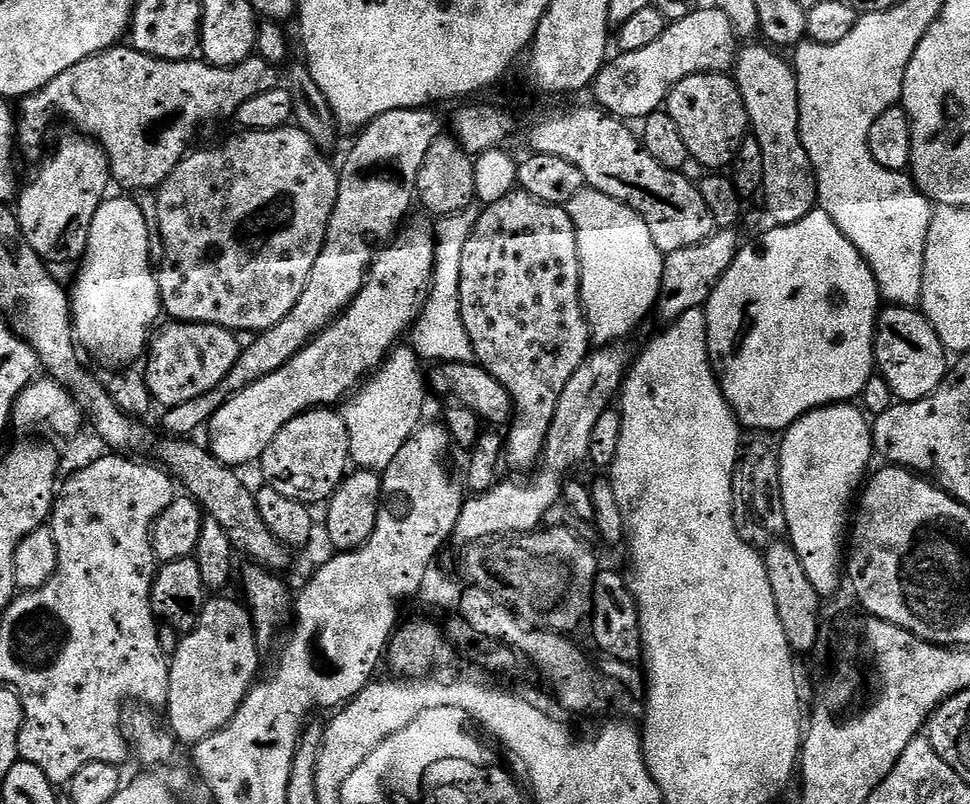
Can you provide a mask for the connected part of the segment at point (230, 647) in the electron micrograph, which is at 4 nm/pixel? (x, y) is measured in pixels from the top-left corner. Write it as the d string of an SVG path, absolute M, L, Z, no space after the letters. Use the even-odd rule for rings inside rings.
M230 598L207 599L193 628L180 638L180 644L170 658L167 723L172 735L181 745L194 746L210 734L224 728L230 718L237 713L238 706L245 700L246 694L258 678L260 645L256 640L256 630L250 611L241 601L238 602Z

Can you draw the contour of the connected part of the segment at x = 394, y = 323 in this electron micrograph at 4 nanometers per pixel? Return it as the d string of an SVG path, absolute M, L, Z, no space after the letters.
M405 227L391 243L381 247L373 255L364 288L356 295L350 307L344 309L327 328L319 332L298 354L294 354L280 370L225 399L223 406L212 415L212 419L206 425L206 444L212 455L217 456L223 464L229 464L237 470L243 469L243 464L255 465L270 446L270 442L274 442L278 430L286 426L286 422L313 408L339 405L365 377L380 367L384 357L399 341L396 339L403 332L405 335L419 316L428 294L436 261L436 242L433 233L429 229L427 232L424 228L407 228Z

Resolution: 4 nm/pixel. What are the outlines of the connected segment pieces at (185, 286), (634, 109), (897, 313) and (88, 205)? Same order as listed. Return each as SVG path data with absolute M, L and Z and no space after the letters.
M285 126L282 128L275 128L274 130L266 130L265 132L245 132L241 131L240 136L232 136L225 144L220 144L217 148L204 148L201 152L197 150L189 151L185 156L184 161L177 166L170 174L170 178L166 178L166 182L160 185L158 191L155 193L156 197L156 211L154 213L154 224L160 227L160 240L164 243L164 257L161 258L160 264L158 260L158 271L156 272L156 280L160 283L160 303L163 311L168 312L173 321L183 322L185 324L213 324L214 326L222 326L223 328L230 328L237 334L259 334L270 330L270 326L278 326L278 322L282 322L282 318L286 318L286 314L290 314L290 310L294 310L294 306L298 302L298 298L302 298L302 290L306 290L306 282L310 282L310 270L314 270L314 261L318 259L318 254L322 250L322 242L326 238L326 226L330 222L330 214L334 214L334 202L338 202L338 186L340 185L340 173L334 167L327 155L321 152L315 146L315 142L308 137L307 133L297 126Z
M715 6L697 12L695 9L686 18L671 21L662 38L651 46L613 55L593 80L590 92L596 95L595 103L608 115L625 122L640 122L651 112L661 111L674 86L686 77L703 72L731 73L737 51L738 37L724 11Z
M888 306L877 316L874 364L897 401L911 402L930 395L950 371L947 358L934 326L930 326L923 312L916 308Z
M71 135L57 146L53 156L45 158L36 177L25 188L23 185L14 204L20 233L30 250L52 266L79 261L83 257L88 249L90 222L94 222L98 206L109 195L108 156L103 148L87 136Z

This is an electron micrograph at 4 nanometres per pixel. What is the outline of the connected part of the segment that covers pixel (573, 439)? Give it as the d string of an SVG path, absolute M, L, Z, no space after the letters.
M600 346L589 351L587 358L574 370L570 382L558 398L558 410L554 410L554 422L550 422L550 434L544 454L535 465L532 477L525 484L516 480L501 479L489 492L477 492L465 499L456 523L455 539L465 540L471 546L489 538L510 536L518 532L535 532L545 523L544 515L562 500L564 482L573 475L580 463L588 460L590 433L598 417L609 411L617 399L624 377L630 367L630 355L620 346Z

